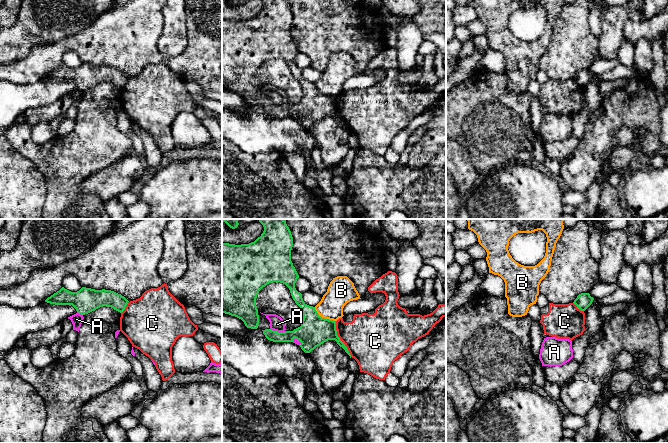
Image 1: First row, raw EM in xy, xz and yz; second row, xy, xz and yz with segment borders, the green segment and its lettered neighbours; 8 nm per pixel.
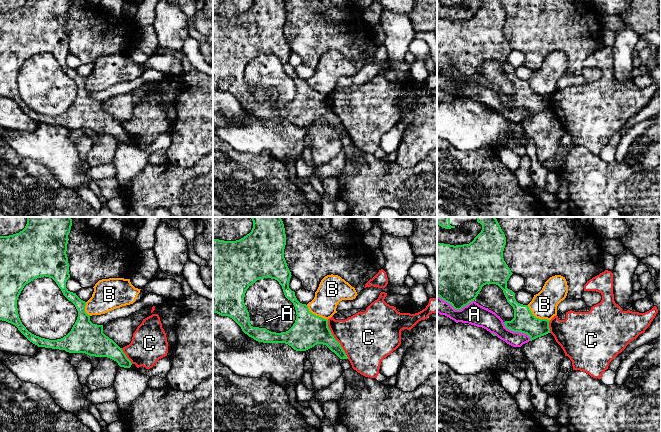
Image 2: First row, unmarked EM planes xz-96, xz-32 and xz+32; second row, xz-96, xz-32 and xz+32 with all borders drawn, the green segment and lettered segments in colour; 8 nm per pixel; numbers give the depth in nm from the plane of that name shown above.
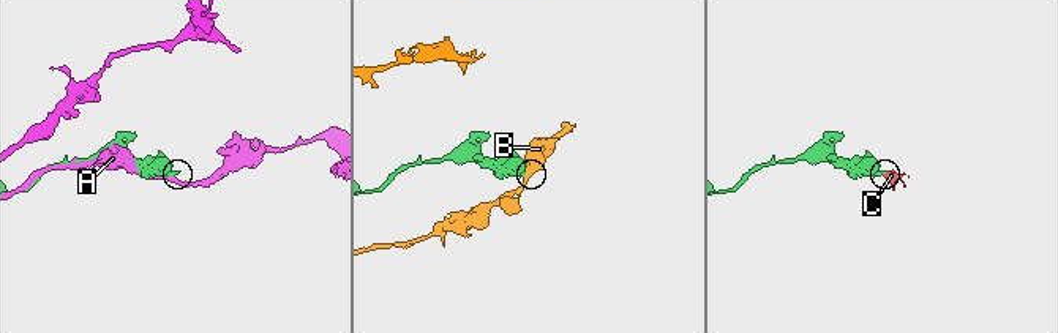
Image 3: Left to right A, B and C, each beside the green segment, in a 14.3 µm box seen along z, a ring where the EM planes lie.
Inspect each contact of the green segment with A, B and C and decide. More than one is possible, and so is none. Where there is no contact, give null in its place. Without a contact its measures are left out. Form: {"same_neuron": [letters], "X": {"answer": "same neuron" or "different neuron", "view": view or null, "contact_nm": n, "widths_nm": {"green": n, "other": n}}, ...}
{"same_neuron": [], "A": {"answer": "different neuron", "view": "xz", "contact_nm": 130, "widths_nm": {"green": 190, "other": 110}}, "B": {"answer": "different neuron", "view": "xz", "contact_nm": 200, "widths_nm": {"green": 240, "other": 200}}, "C": {"answer": "different neuron", "view": "xz", "contact_nm": 320, "widths_nm": {"green": 240, "other": 400}}}

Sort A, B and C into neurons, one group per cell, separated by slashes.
A / B / C

